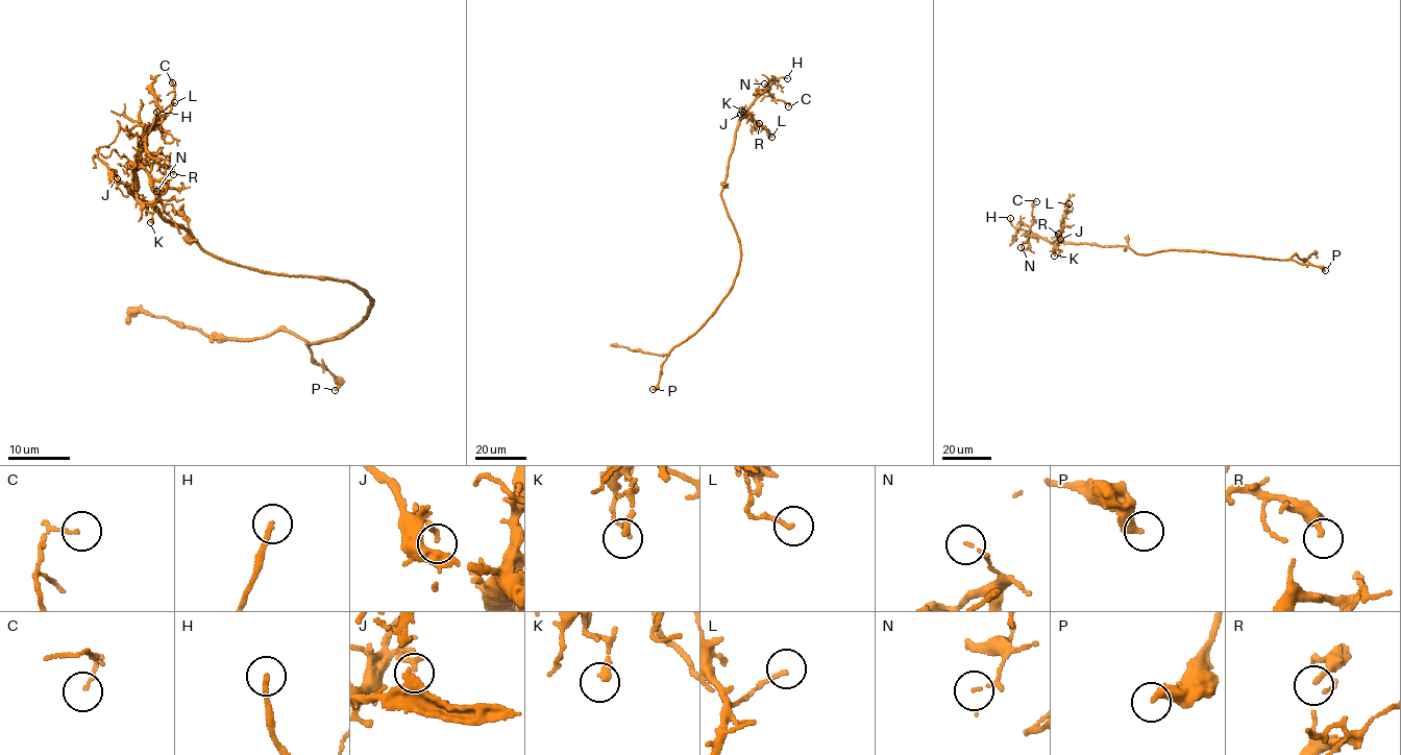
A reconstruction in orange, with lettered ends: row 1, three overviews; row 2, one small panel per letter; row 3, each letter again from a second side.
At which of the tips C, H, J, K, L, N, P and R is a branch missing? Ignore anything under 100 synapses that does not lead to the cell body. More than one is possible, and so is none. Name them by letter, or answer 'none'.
H

